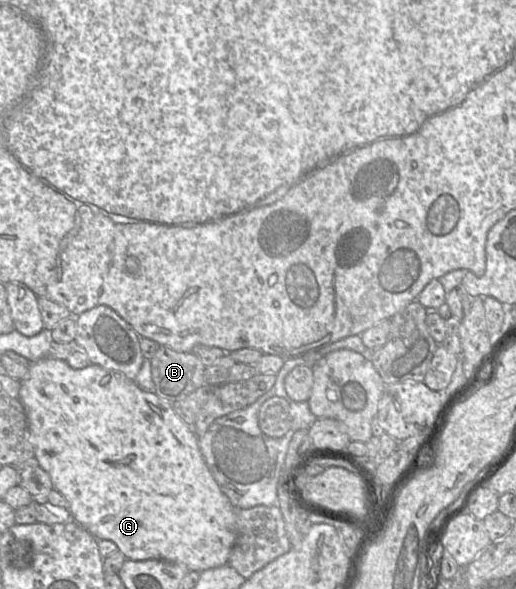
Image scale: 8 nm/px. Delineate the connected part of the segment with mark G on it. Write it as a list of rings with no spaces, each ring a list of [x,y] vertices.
[[[47,356],[31,362],[26,377],[21,381],[20,400],[28,420],[34,455],[39,466],[51,478],[53,488],[61,493],[70,506],[73,520],[97,540],[114,542],[126,559],[133,561],[161,560],[186,566],[189,571],[202,572],[224,566],[237,537],[237,509],[222,492],[208,469],[199,448],[198,436],[174,411],[172,403],[161,399],[155,392],[143,390],[135,381],[116,370],[97,364],[82,369],[71,368],[66,361]]]

